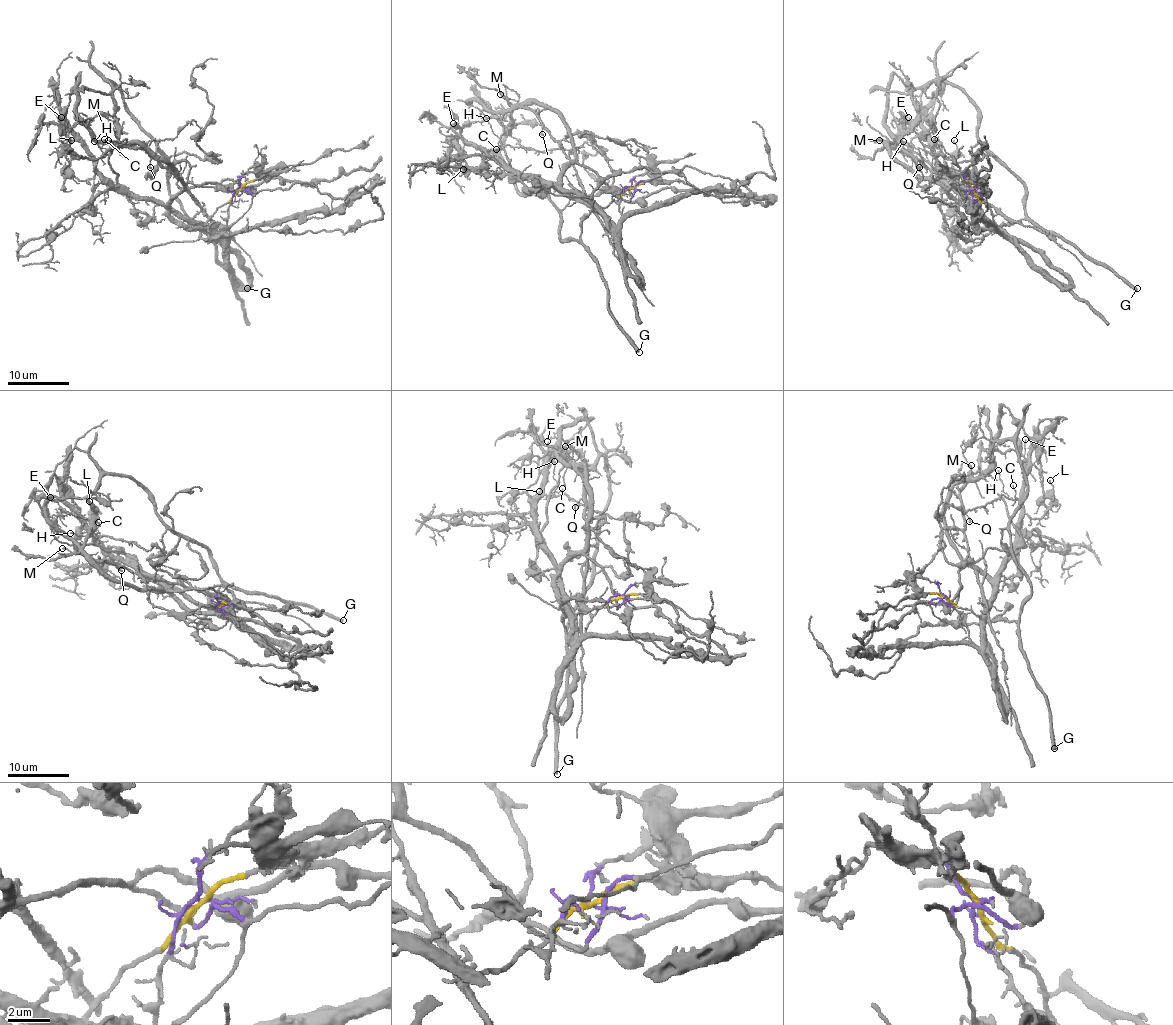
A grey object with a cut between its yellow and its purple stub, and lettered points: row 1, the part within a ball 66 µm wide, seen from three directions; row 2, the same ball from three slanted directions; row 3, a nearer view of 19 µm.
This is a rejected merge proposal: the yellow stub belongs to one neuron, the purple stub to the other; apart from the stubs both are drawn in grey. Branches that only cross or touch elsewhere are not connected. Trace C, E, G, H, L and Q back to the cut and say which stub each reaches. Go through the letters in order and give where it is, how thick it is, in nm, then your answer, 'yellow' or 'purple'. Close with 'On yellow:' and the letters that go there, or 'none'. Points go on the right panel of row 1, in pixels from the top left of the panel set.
C: place (934, 139); calibre 90 nm; purple
E: place (908, 117); calibre 100 nm; purple
G: place (1137, 288); calibre 460 nm; yellow
H: place (903, 141); calibre 80 nm; purple
L: place (954, 140); calibre 120 nm; purple
Q: place (919, 167); calibre 170 nm; yellow
On yellow: G, Q

